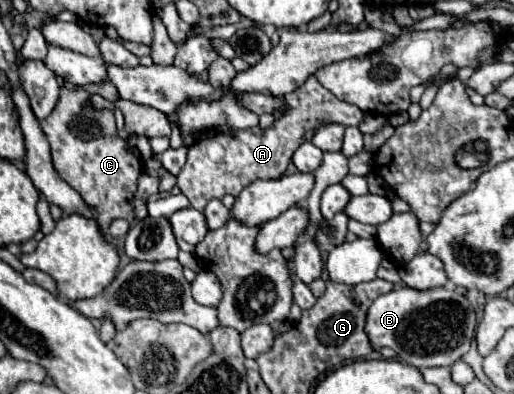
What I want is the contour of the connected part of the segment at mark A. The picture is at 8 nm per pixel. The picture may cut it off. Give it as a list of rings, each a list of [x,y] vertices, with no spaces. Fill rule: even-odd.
[[[309,77],[299,89],[287,93],[283,97],[283,105],[287,107],[279,119],[269,129],[251,127],[251,129],[229,129],[225,133],[217,133],[205,139],[195,141],[187,149],[187,163],[177,175],[177,187],[189,199],[191,207],[203,211],[205,205],[215,197],[223,199],[225,195],[239,195],[241,189],[251,185],[257,179],[279,179],[293,151],[303,143],[311,141],[315,129],[327,123],[339,125],[359,125],[365,119],[365,113],[345,101],[339,101],[331,91],[327,91],[316,77]]]

